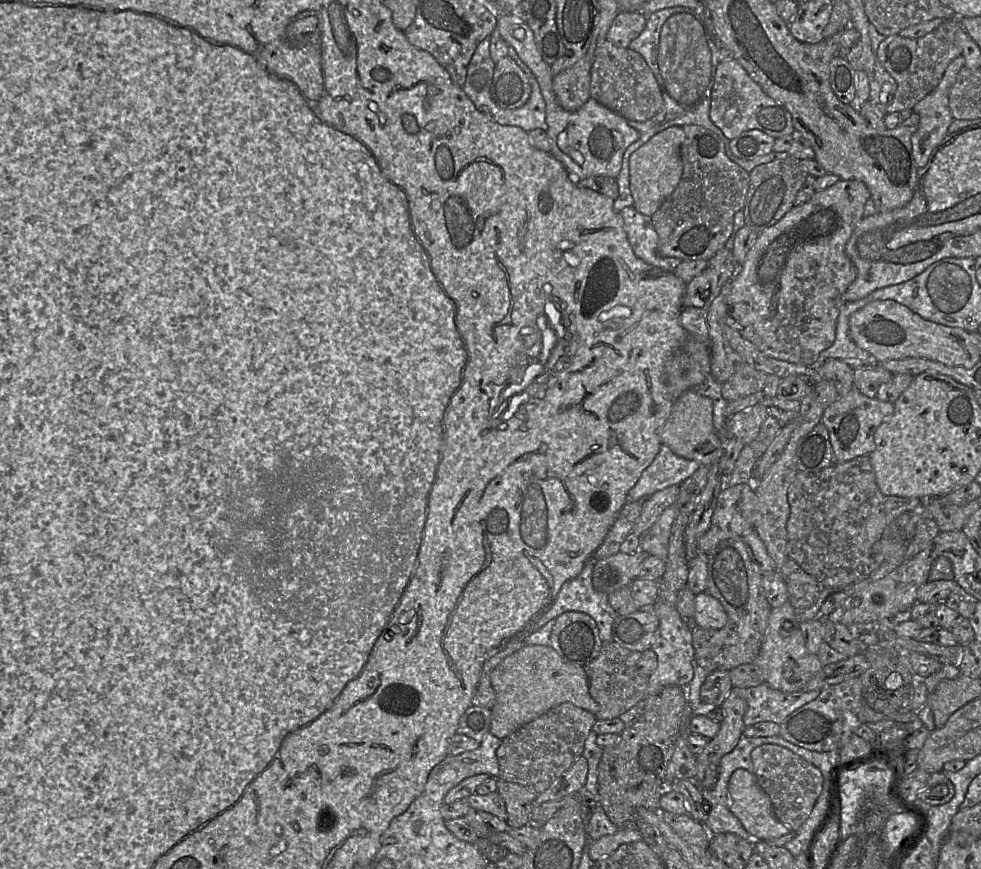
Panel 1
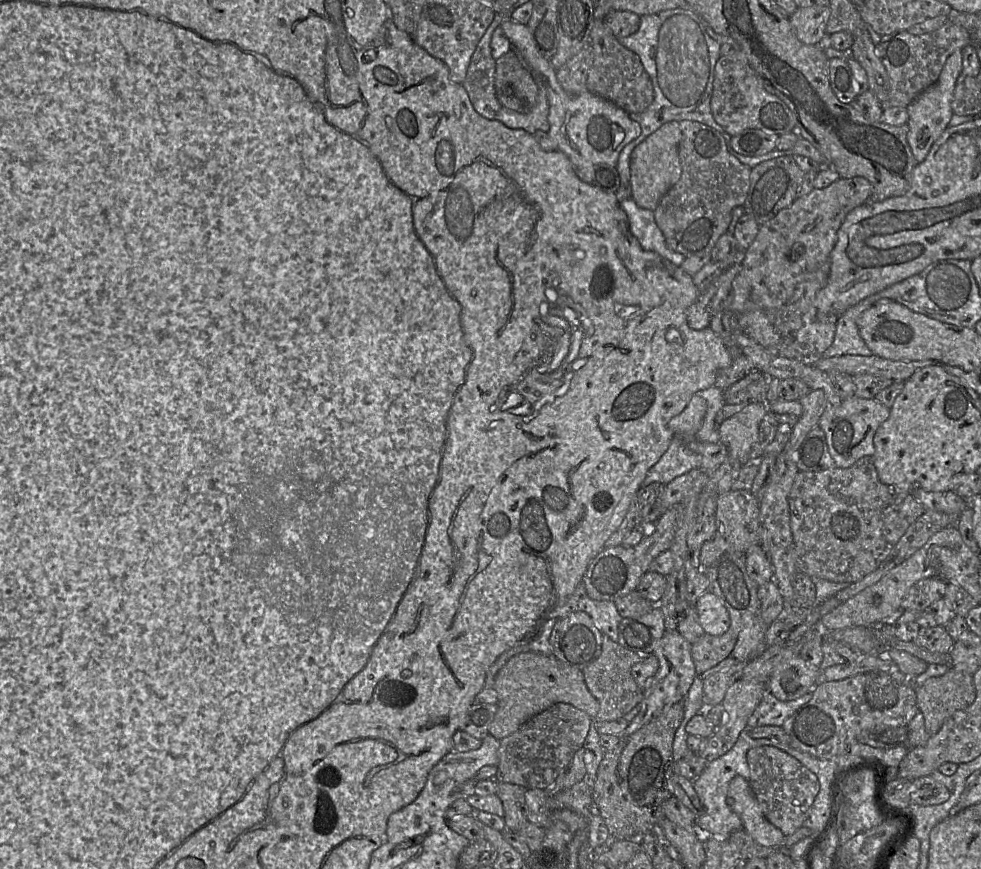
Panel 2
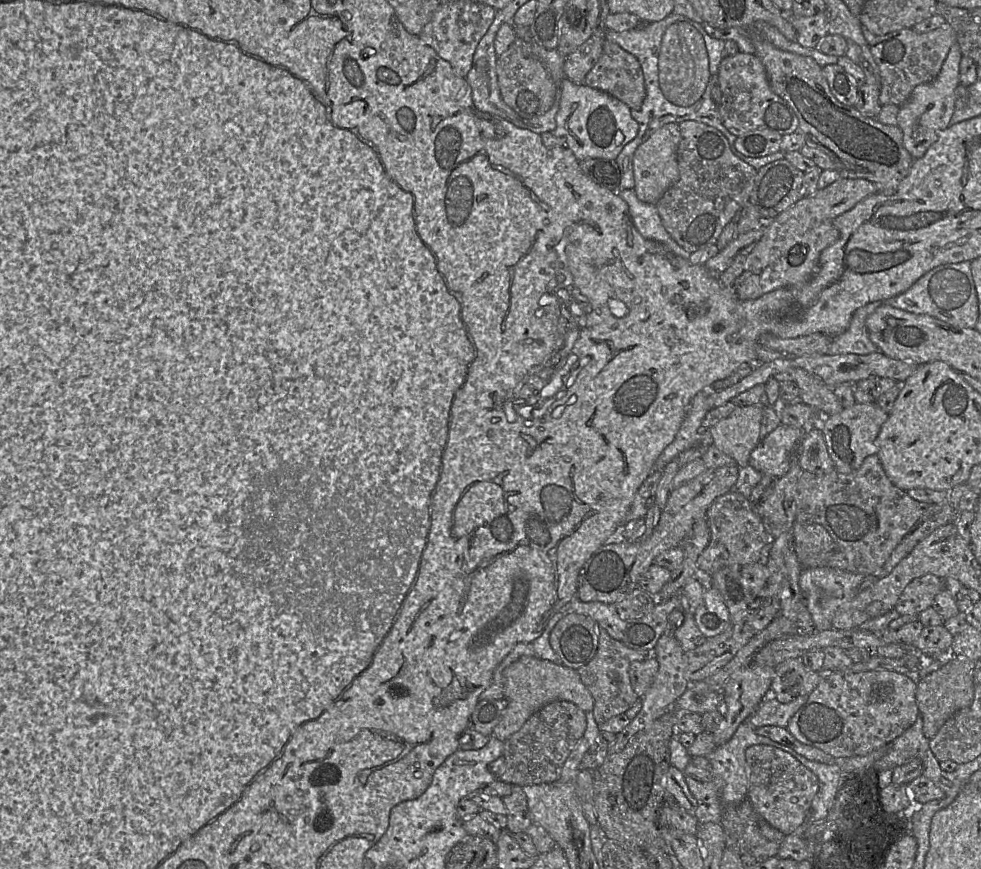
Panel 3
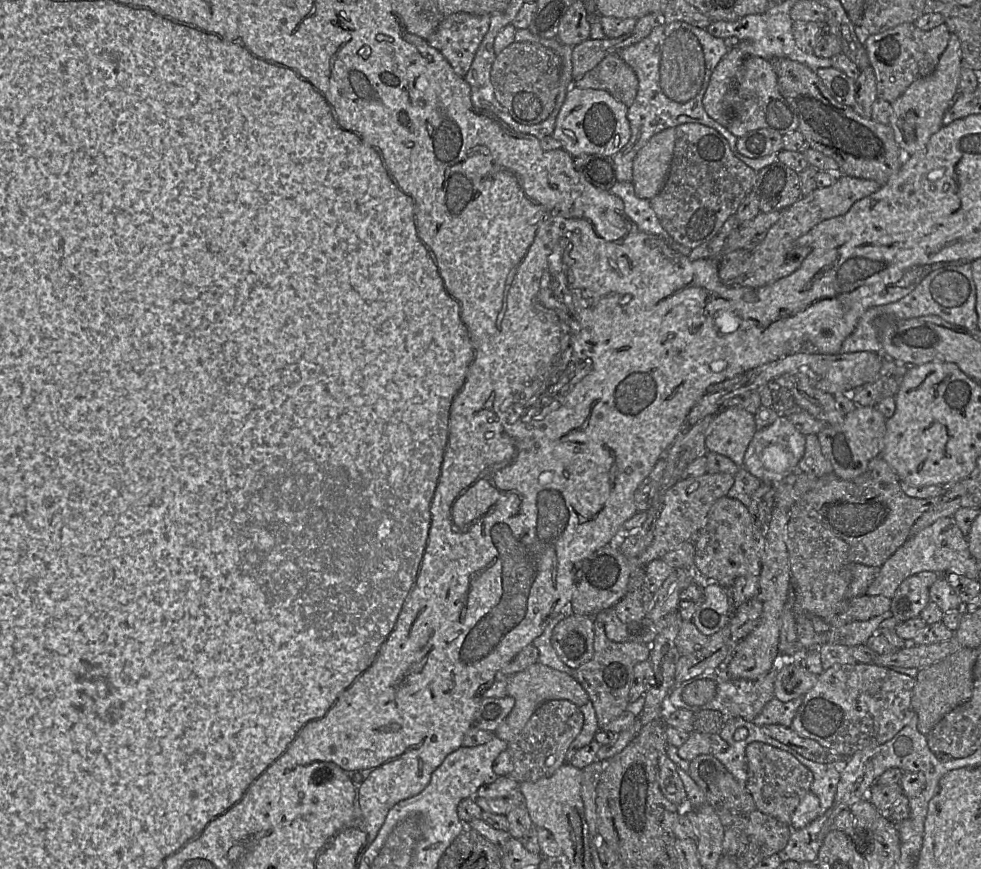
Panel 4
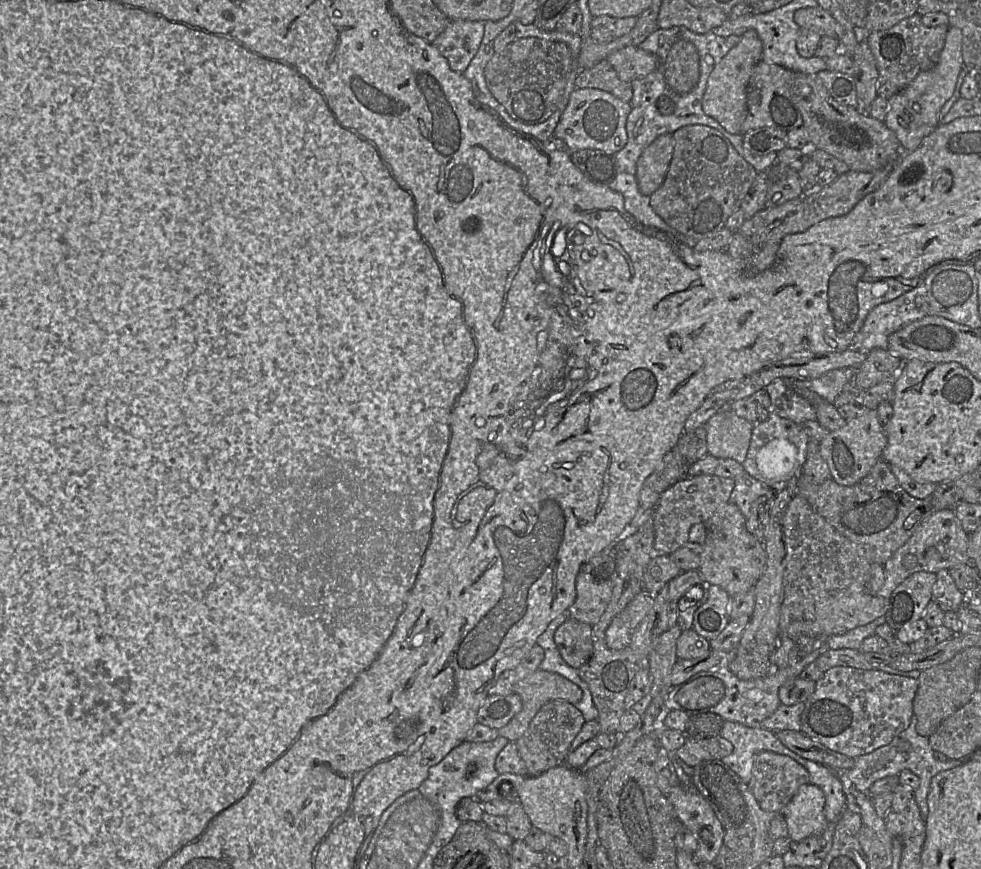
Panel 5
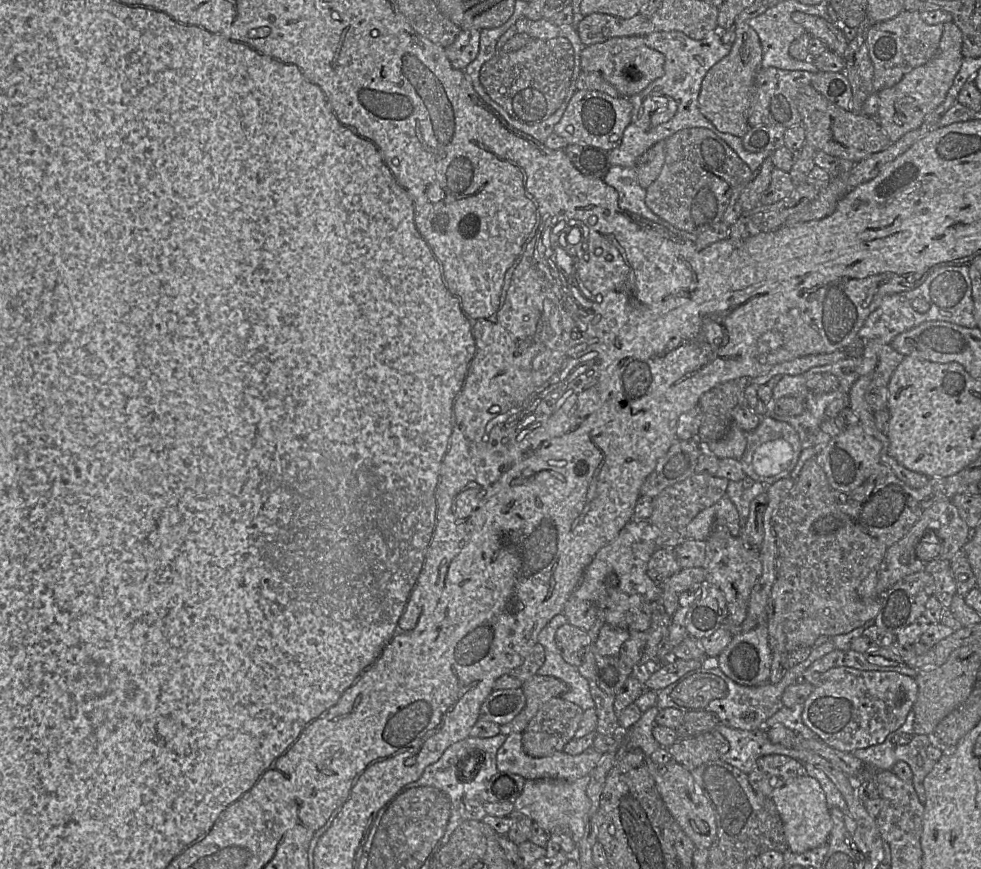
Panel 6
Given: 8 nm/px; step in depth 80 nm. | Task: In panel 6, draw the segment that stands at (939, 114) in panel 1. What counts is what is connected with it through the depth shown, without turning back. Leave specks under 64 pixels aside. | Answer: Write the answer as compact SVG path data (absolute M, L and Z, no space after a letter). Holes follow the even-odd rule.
M953 21L944 23L942 37L935 56L926 64L906 74L894 86L877 93L879 98L877 120L892 143L920 127L925 117L945 100L964 59L961 51L961 30Z

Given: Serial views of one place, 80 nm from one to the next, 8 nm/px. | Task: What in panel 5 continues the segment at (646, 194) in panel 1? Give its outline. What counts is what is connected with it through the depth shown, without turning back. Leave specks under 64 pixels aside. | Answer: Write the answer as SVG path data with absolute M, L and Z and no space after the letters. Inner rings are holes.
M672 134L658 136L640 155L636 180L643 195L650 196L664 182L673 155Z

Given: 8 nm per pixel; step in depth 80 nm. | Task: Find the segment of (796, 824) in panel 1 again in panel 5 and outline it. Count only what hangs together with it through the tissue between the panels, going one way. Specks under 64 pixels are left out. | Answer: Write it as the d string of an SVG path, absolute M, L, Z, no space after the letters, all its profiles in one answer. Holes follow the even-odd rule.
M762 751L754 757L748 787L763 810L782 813L799 788L809 782L809 772L792 758Z

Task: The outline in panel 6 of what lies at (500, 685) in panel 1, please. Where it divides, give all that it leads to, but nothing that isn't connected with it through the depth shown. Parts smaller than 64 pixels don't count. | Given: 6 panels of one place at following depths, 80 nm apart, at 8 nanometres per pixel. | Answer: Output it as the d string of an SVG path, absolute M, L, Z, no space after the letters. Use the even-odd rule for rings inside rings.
M538 674L527 680L521 688L526 697L526 705L511 722L500 725L501 734L505 736L523 733L543 704L551 698L560 697L569 689L566 683L555 677Z

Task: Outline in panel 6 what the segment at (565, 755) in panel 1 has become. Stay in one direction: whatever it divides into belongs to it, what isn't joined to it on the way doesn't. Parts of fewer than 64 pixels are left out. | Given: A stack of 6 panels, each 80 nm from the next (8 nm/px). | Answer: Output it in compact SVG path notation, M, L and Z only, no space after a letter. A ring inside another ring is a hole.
M561 697L551 698L543 704L522 733L522 745L526 754L535 758L551 756L563 751L565 745L574 738L582 720L584 710Z

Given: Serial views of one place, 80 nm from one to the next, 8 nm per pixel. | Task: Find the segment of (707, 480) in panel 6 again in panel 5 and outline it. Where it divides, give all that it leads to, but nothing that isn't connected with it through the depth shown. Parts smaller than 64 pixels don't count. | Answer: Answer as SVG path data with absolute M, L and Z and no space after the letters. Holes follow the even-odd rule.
M714 474L685 477L666 489L652 513L654 526L654 554L670 555L689 541L691 527L706 524L722 504L727 503L735 485L735 479Z

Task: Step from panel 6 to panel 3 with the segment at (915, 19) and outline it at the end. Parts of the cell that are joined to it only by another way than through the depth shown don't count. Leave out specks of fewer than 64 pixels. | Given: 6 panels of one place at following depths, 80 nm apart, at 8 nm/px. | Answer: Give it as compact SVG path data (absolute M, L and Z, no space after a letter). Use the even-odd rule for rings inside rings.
M947 22L927 33L905 28L884 36L875 36L870 49L880 71L881 106L902 106L916 86L933 81L938 76L951 46L956 42L956 33Z

